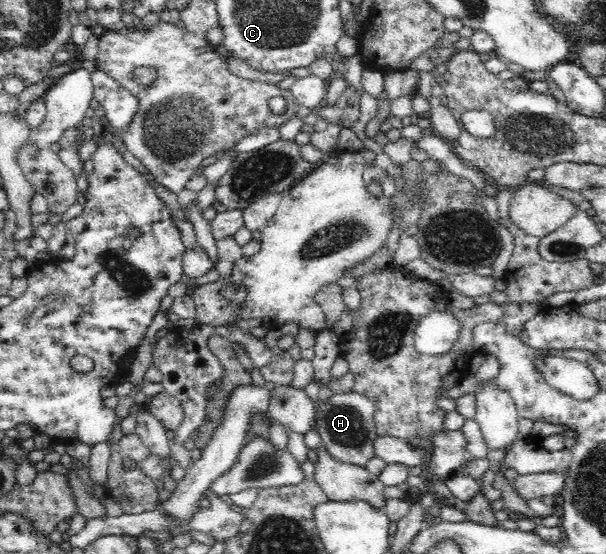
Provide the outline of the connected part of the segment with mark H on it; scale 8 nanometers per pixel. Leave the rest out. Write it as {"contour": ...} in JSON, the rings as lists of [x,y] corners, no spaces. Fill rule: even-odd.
{"contour":[[[351,390],[347,393],[333,394],[327,400],[316,402],[314,428],[320,435],[321,443],[329,450],[333,458],[363,467],[369,459],[375,457],[375,440],[379,433],[372,425],[375,408],[371,400]]]}

